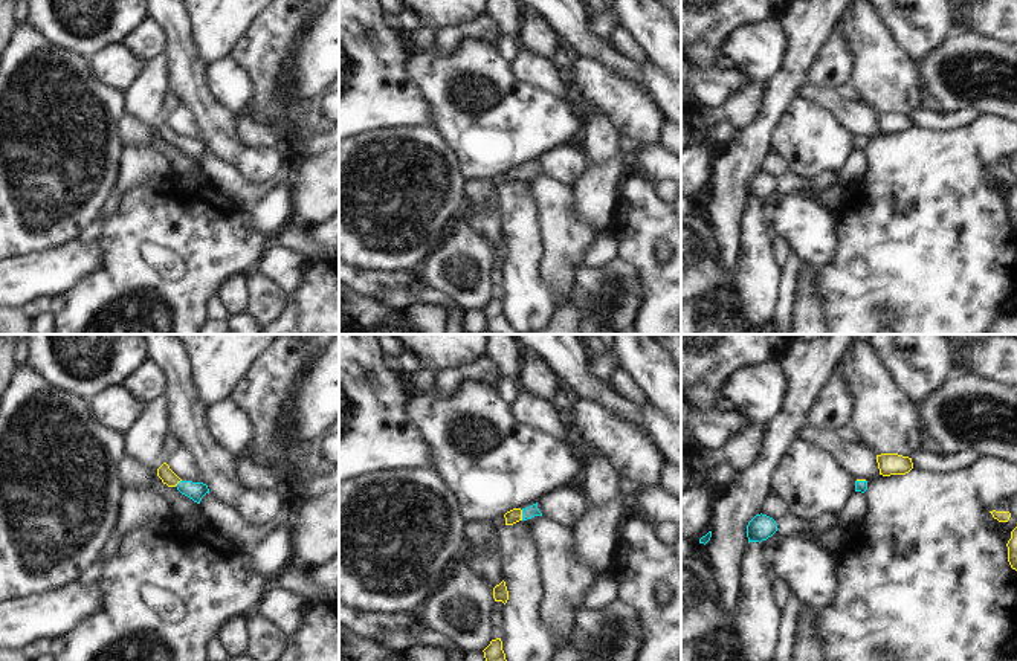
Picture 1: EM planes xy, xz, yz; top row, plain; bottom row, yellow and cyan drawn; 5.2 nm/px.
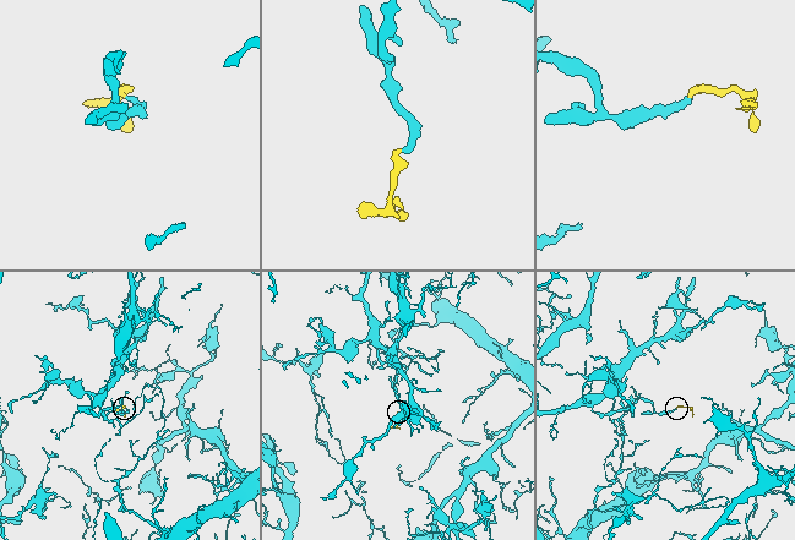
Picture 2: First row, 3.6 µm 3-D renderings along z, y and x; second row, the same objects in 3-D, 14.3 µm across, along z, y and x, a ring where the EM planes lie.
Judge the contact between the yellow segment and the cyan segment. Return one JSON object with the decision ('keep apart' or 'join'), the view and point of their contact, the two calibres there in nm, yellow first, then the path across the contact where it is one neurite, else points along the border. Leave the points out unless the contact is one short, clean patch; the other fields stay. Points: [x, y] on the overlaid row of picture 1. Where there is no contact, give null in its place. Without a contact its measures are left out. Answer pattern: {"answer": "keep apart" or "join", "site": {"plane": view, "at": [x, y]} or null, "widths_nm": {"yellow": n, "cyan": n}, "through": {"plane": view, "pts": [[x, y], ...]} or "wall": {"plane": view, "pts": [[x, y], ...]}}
{"answer": "join", "site": {"plane": "xz", "at": [521, 515]}, "widths_nm": {"yellow": 70, "cyan": 70}, "through": {"plane": "xz", "pts": [[515, 515], [521, 515], [530, 512]]}}

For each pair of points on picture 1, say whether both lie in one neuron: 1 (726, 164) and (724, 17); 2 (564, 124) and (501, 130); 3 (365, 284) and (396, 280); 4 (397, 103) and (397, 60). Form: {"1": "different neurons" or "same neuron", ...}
{"1": "different neurons", "2": "same neuron", "3": "same neuron", "4": "same neuron"}

